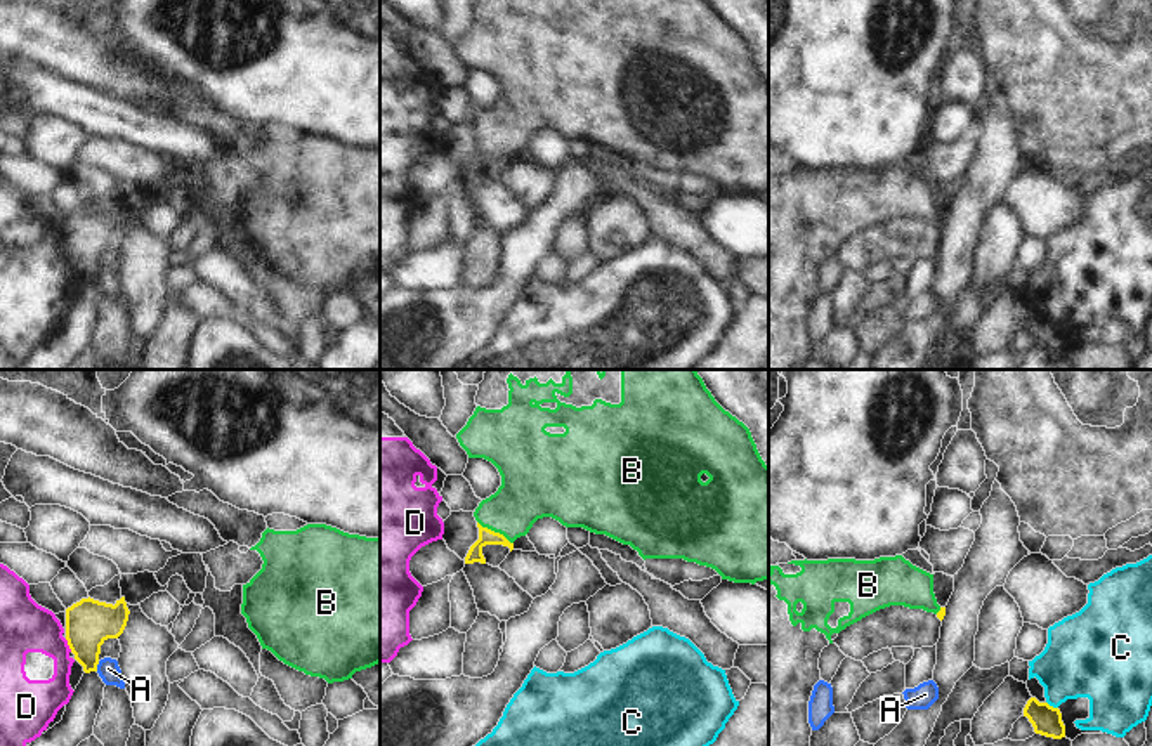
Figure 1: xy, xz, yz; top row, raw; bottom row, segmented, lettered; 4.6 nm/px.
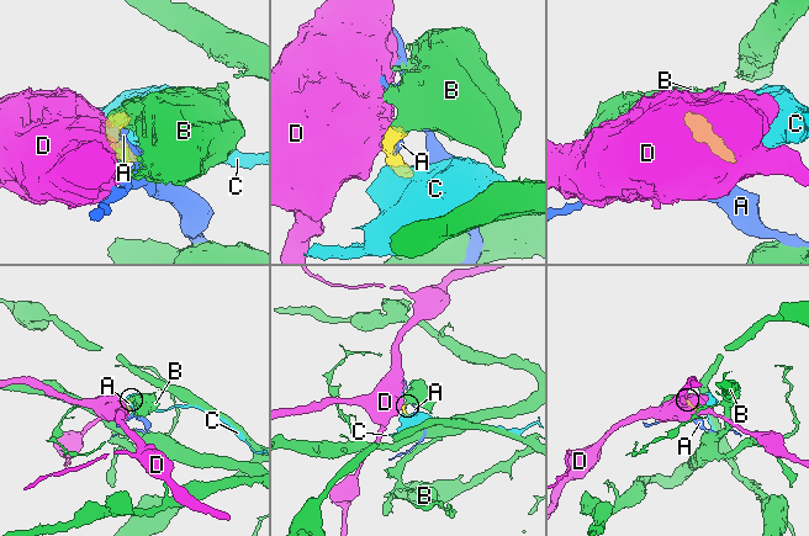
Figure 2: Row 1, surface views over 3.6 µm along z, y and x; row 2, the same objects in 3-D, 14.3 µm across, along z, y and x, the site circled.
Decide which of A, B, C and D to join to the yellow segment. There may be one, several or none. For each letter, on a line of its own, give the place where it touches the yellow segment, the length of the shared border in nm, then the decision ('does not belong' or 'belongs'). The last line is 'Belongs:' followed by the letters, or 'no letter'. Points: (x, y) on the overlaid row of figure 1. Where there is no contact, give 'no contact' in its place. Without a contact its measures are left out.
A: meets yellow in xy at (96, 667); contact 50 nm long; does not belong
B: meets yellow in xz at (493, 531); contact 200 nm long; belongs
C: meets yellow in yz at (1052, 706); contact 70 nm long; does not belong
D: meets yellow in xy at (68, 644); contact 70 nm long; does not belong
Belongs: B

